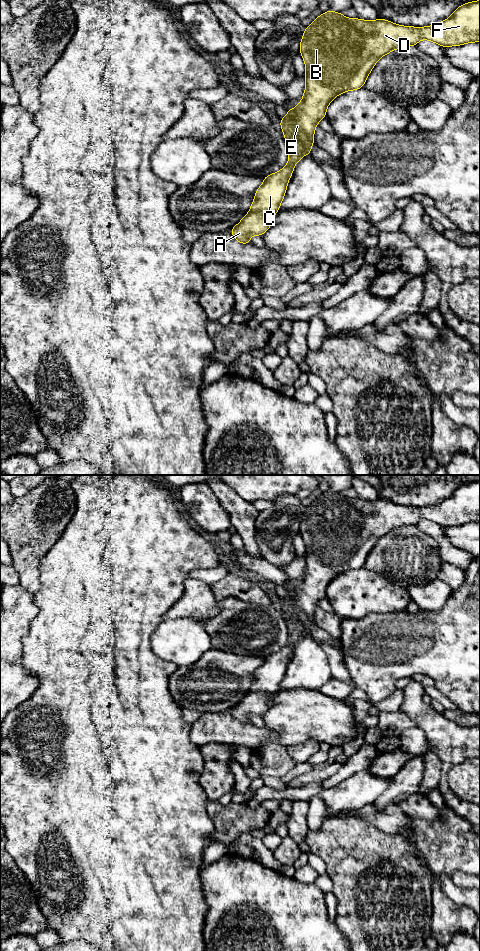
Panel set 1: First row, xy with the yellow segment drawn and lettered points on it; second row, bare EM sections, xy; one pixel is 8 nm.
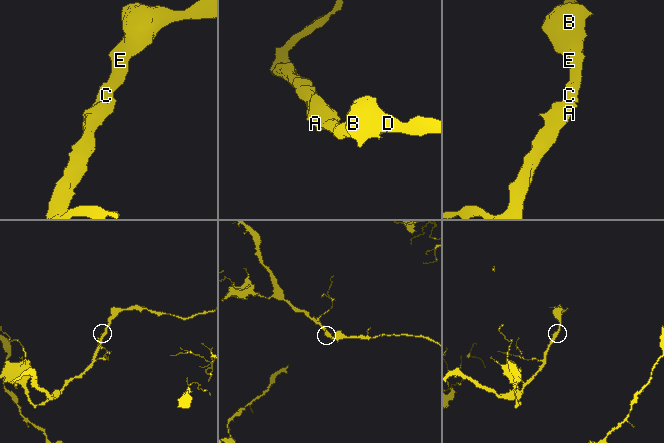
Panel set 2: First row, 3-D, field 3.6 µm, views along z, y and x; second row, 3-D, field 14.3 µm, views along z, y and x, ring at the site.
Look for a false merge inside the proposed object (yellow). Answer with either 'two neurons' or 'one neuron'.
one neuron

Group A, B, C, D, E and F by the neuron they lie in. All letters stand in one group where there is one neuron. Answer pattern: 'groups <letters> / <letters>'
groups A B C D E F

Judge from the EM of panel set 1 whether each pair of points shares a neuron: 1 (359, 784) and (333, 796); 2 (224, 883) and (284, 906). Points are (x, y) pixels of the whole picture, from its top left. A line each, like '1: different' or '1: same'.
1: same
2: same

